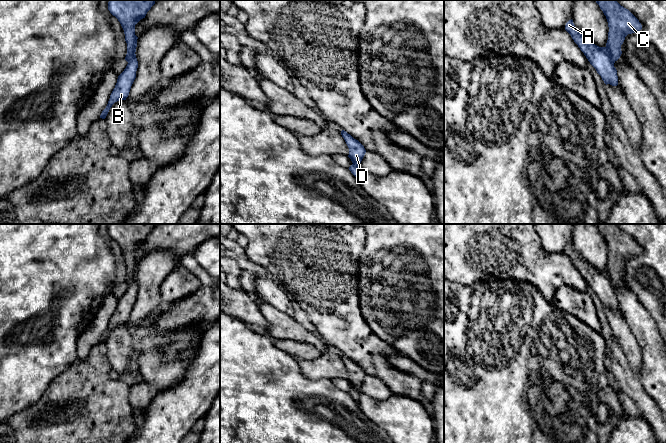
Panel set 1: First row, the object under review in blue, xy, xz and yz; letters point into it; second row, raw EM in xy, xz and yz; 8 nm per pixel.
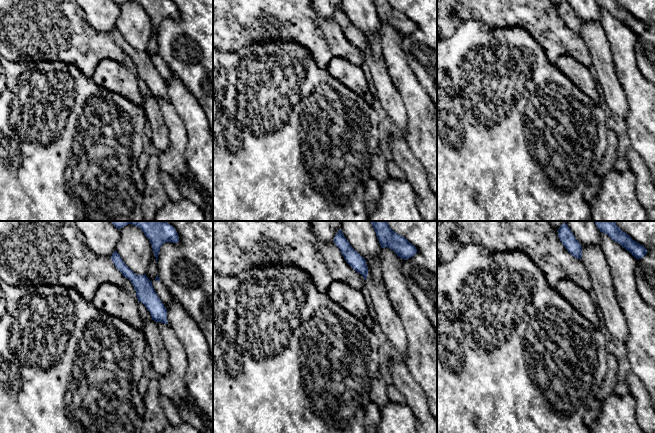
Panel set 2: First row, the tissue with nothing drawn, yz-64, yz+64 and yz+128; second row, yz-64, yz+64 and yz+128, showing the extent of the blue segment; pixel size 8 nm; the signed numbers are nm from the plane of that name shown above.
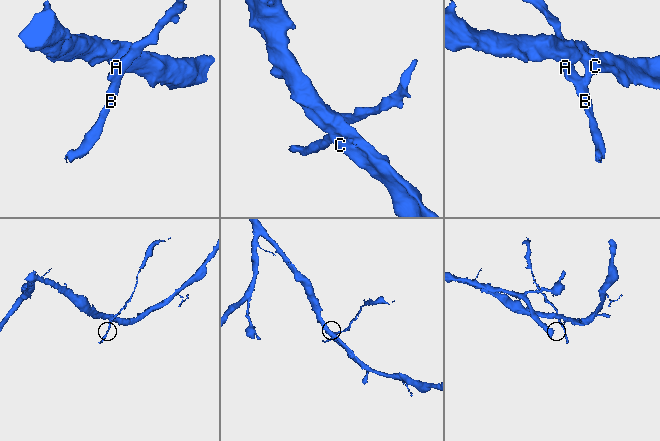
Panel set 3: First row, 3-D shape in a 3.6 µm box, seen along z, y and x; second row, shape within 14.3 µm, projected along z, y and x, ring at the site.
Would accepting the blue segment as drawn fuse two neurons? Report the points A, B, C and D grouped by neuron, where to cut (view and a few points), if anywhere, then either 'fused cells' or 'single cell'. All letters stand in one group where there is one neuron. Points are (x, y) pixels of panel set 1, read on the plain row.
A B D / C; cut in yz along (605, 271), (613, 288); fused cells

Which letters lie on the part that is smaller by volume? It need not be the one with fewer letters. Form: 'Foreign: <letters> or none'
Foreign: A, B, D

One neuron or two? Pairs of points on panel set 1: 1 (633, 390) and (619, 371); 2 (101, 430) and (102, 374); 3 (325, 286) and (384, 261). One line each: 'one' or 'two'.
1: one
2: one
3: two

